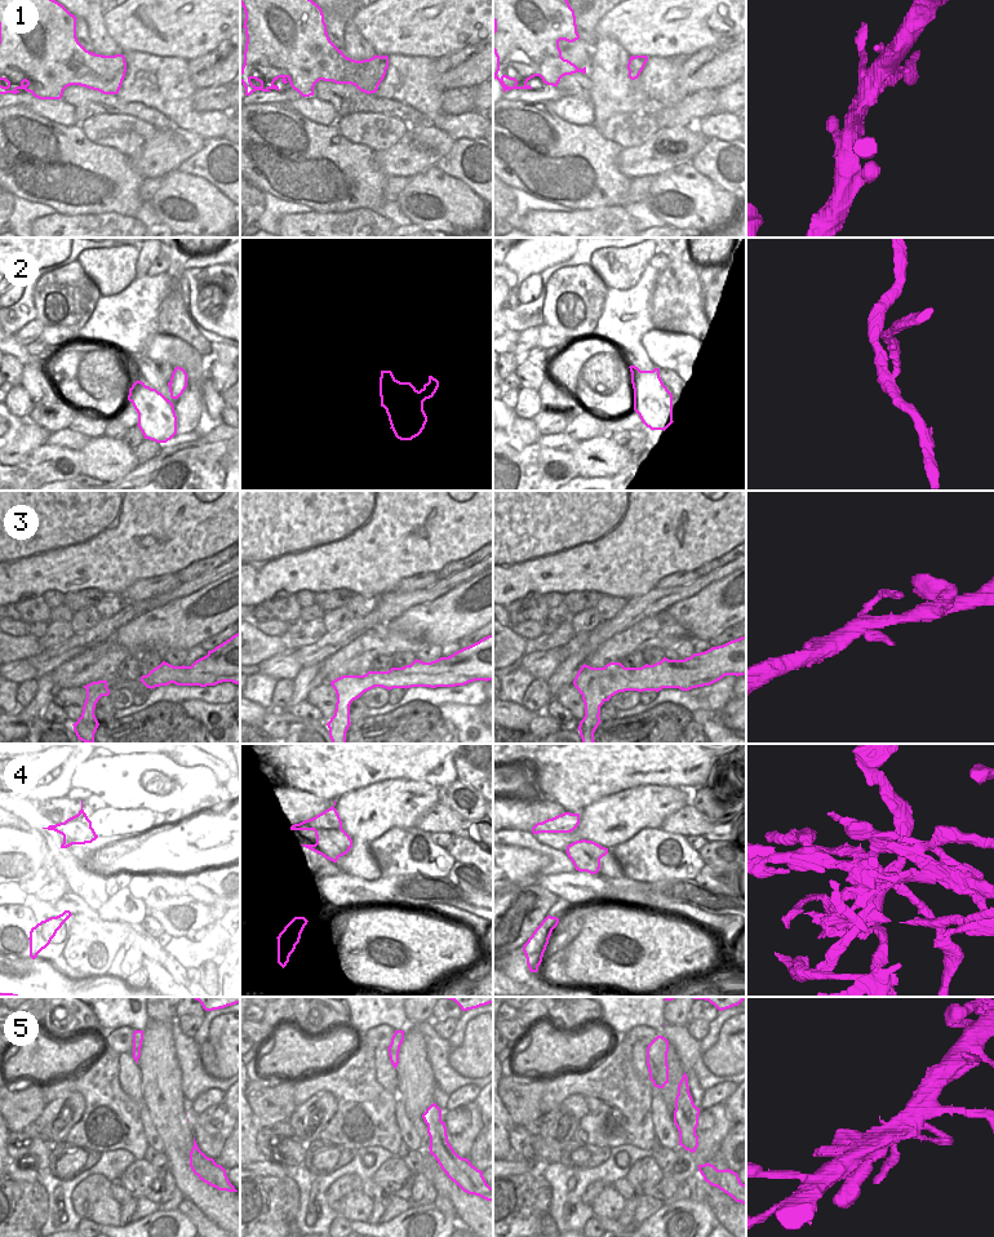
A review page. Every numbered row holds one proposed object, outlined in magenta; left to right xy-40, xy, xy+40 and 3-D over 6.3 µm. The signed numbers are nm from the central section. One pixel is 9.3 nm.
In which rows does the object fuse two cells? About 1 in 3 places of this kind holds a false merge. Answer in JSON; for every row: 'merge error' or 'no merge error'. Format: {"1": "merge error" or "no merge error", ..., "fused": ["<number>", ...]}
{"1": "merge error", "2": "merge error", "3": "merge error", "4": "merge error", "5": "no merge error", "fused": ["1", "2", "3", "4"]}

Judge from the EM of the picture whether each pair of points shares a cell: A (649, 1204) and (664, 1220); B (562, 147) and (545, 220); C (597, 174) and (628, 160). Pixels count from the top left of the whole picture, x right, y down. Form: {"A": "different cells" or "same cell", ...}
{"A": "different cells", "B": "different cells", "C": "different cells"}

